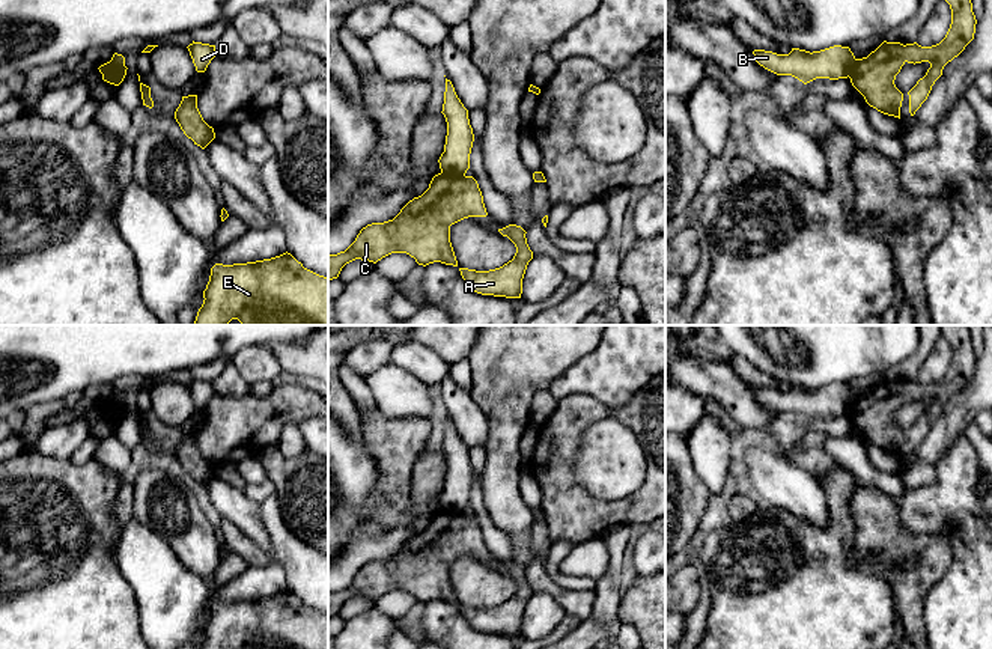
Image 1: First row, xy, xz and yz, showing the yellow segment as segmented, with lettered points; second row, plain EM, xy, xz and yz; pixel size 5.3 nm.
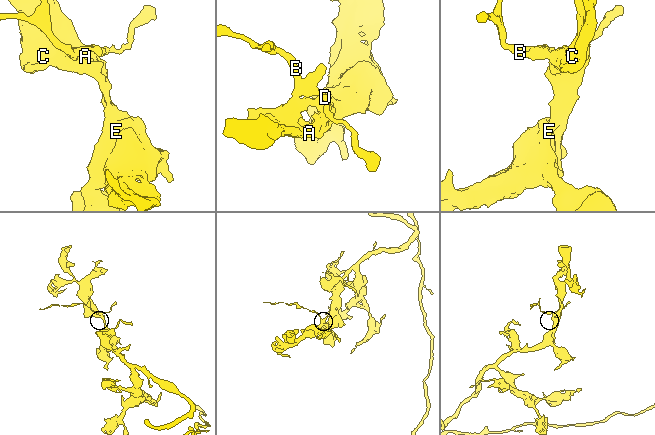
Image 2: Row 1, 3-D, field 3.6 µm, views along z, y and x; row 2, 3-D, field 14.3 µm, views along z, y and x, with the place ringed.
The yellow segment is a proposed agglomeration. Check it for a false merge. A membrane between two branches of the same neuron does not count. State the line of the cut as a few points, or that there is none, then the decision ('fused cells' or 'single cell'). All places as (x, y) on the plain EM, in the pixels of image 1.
cut in xz along (441, 508), (464, 514); fused cells

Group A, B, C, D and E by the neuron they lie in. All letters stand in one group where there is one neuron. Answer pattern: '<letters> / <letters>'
A C E / B D

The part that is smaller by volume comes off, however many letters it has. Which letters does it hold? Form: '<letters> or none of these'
B, D

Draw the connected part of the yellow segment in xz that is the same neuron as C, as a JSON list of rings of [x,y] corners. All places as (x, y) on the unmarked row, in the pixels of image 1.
[[[441,509],[432,515],[429,526],[409,538],[393,557],[367,562],[345,589],[328,592],[328,619],[337,616],[342,605],[355,596],[376,601],[391,590],[406,590],[423,604],[434,599],[458,604],[450,563],[468,554],[486,553],[482,529],[473,513]]]

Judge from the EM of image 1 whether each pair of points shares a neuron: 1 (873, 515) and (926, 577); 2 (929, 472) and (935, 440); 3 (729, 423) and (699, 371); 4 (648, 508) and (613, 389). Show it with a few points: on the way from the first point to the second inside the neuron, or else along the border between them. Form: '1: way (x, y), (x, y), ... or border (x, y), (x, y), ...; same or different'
1: way (891, 533), (900, 542), (915, 545), (926, 559); same
2: border (912, 453), (917, 460), (934, 467); different
3: border (700, 395), (714, 398), (741, 425); different
4: border (584, 393), (613, 408), (620, 408), (632, 399); different

